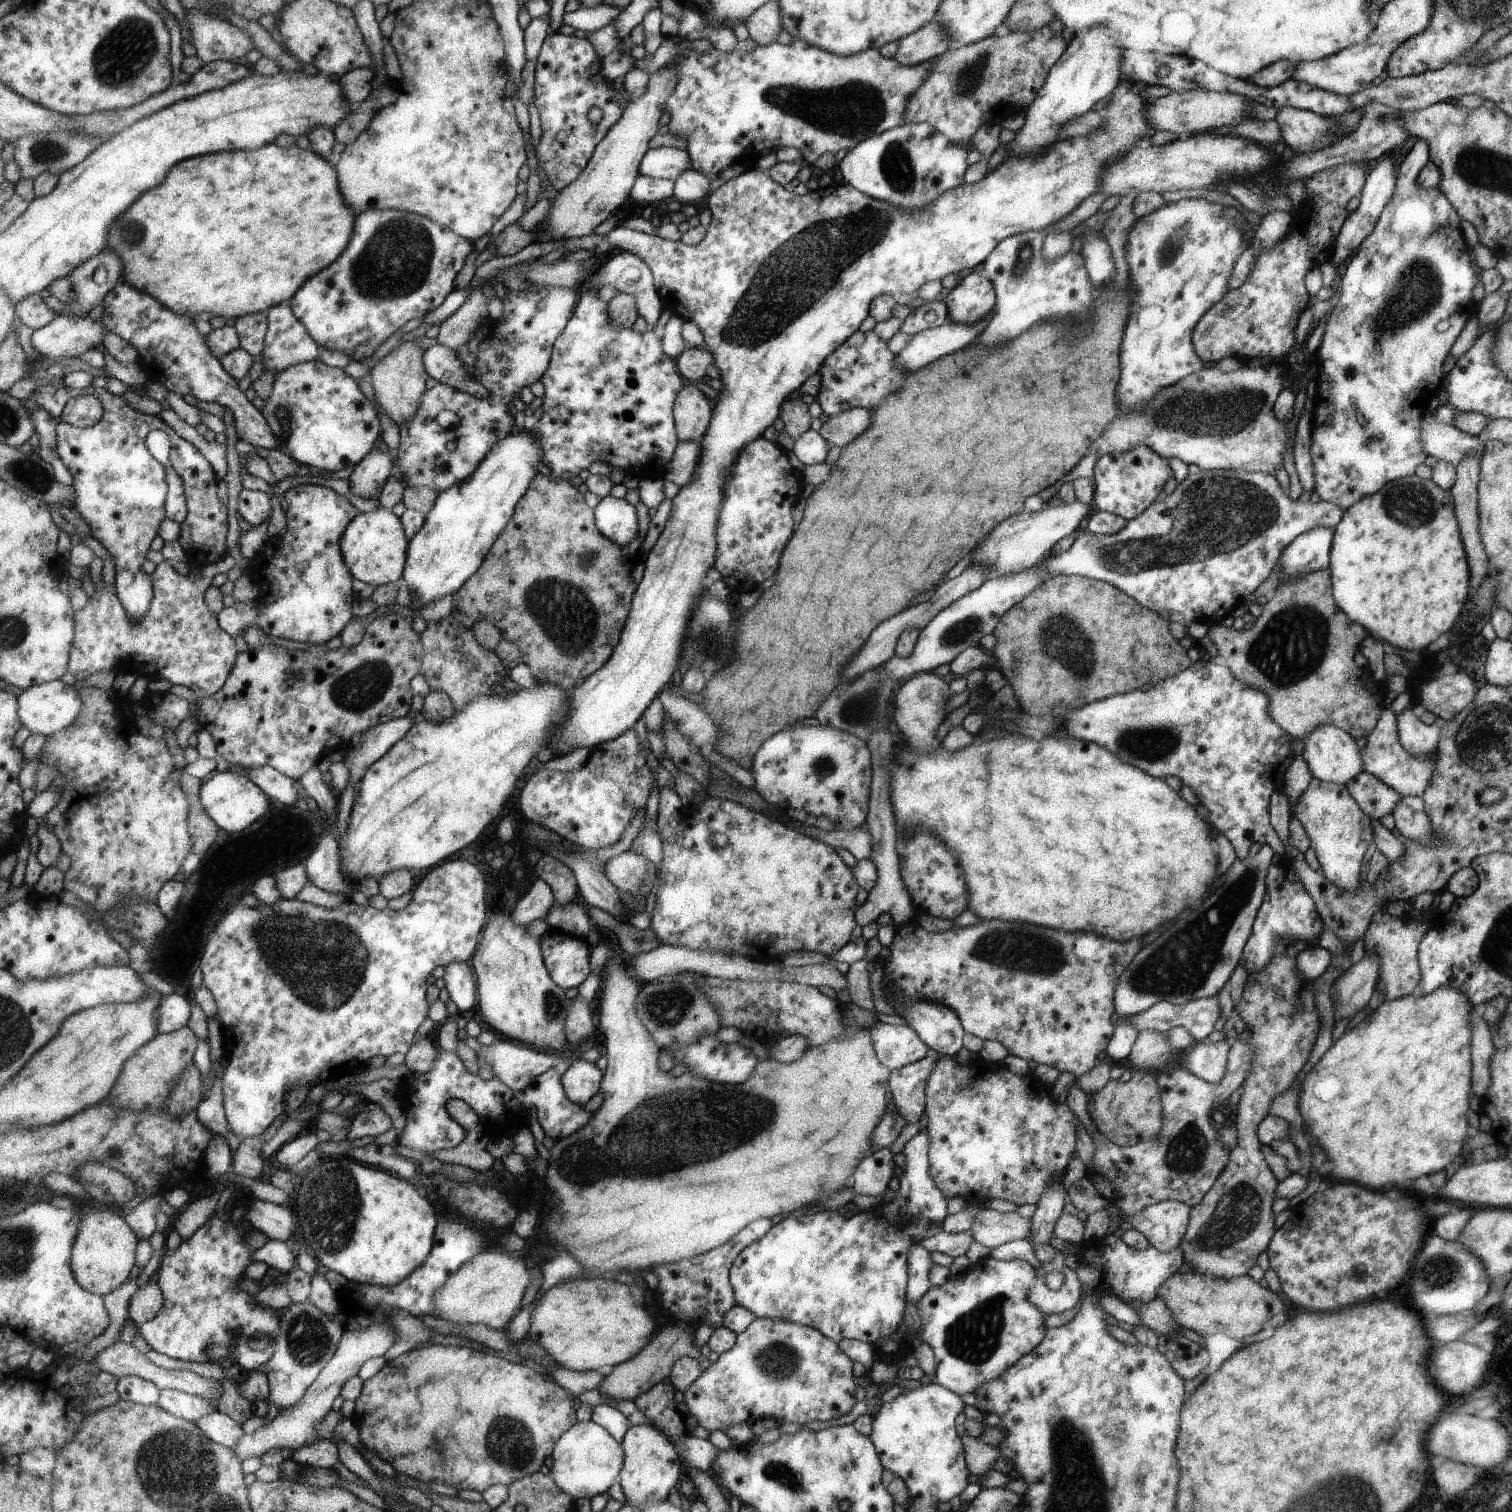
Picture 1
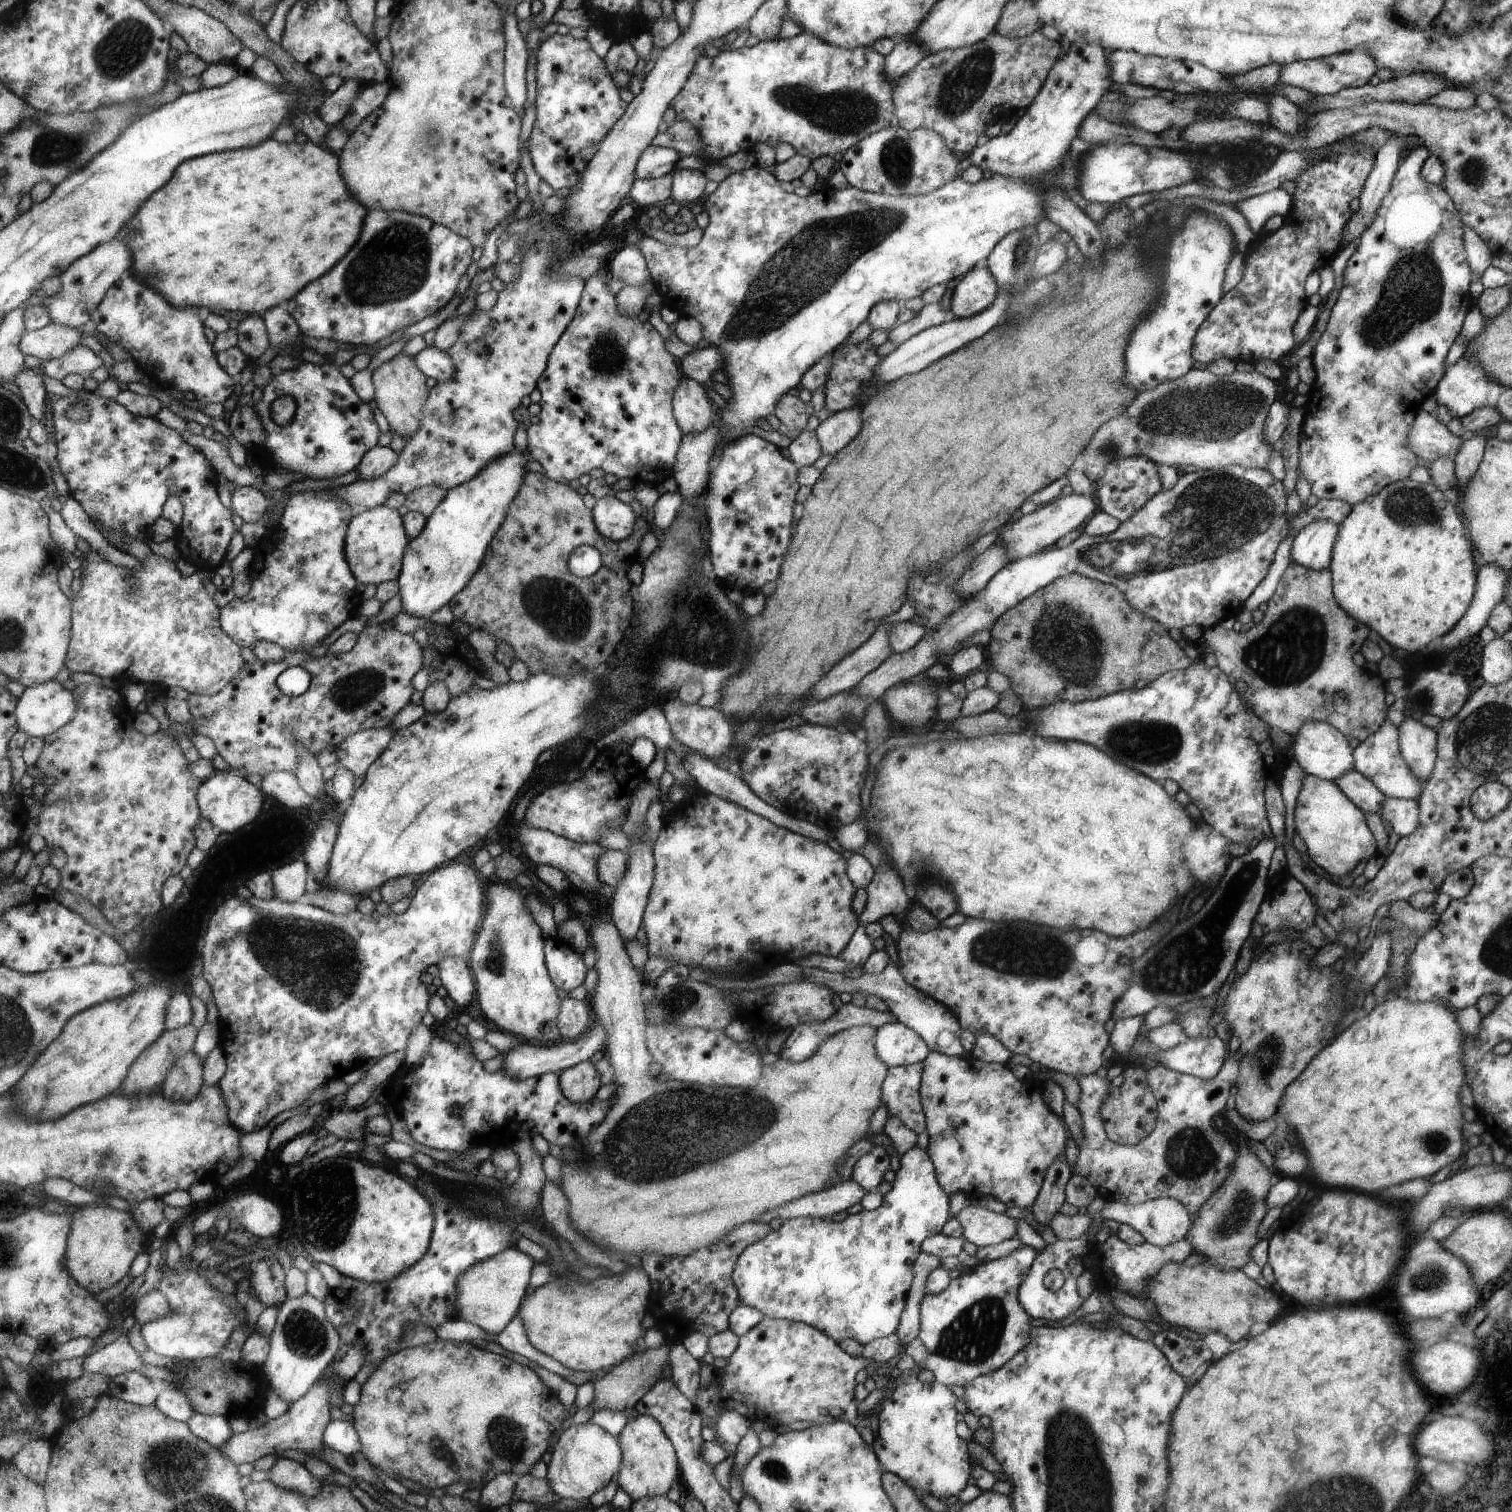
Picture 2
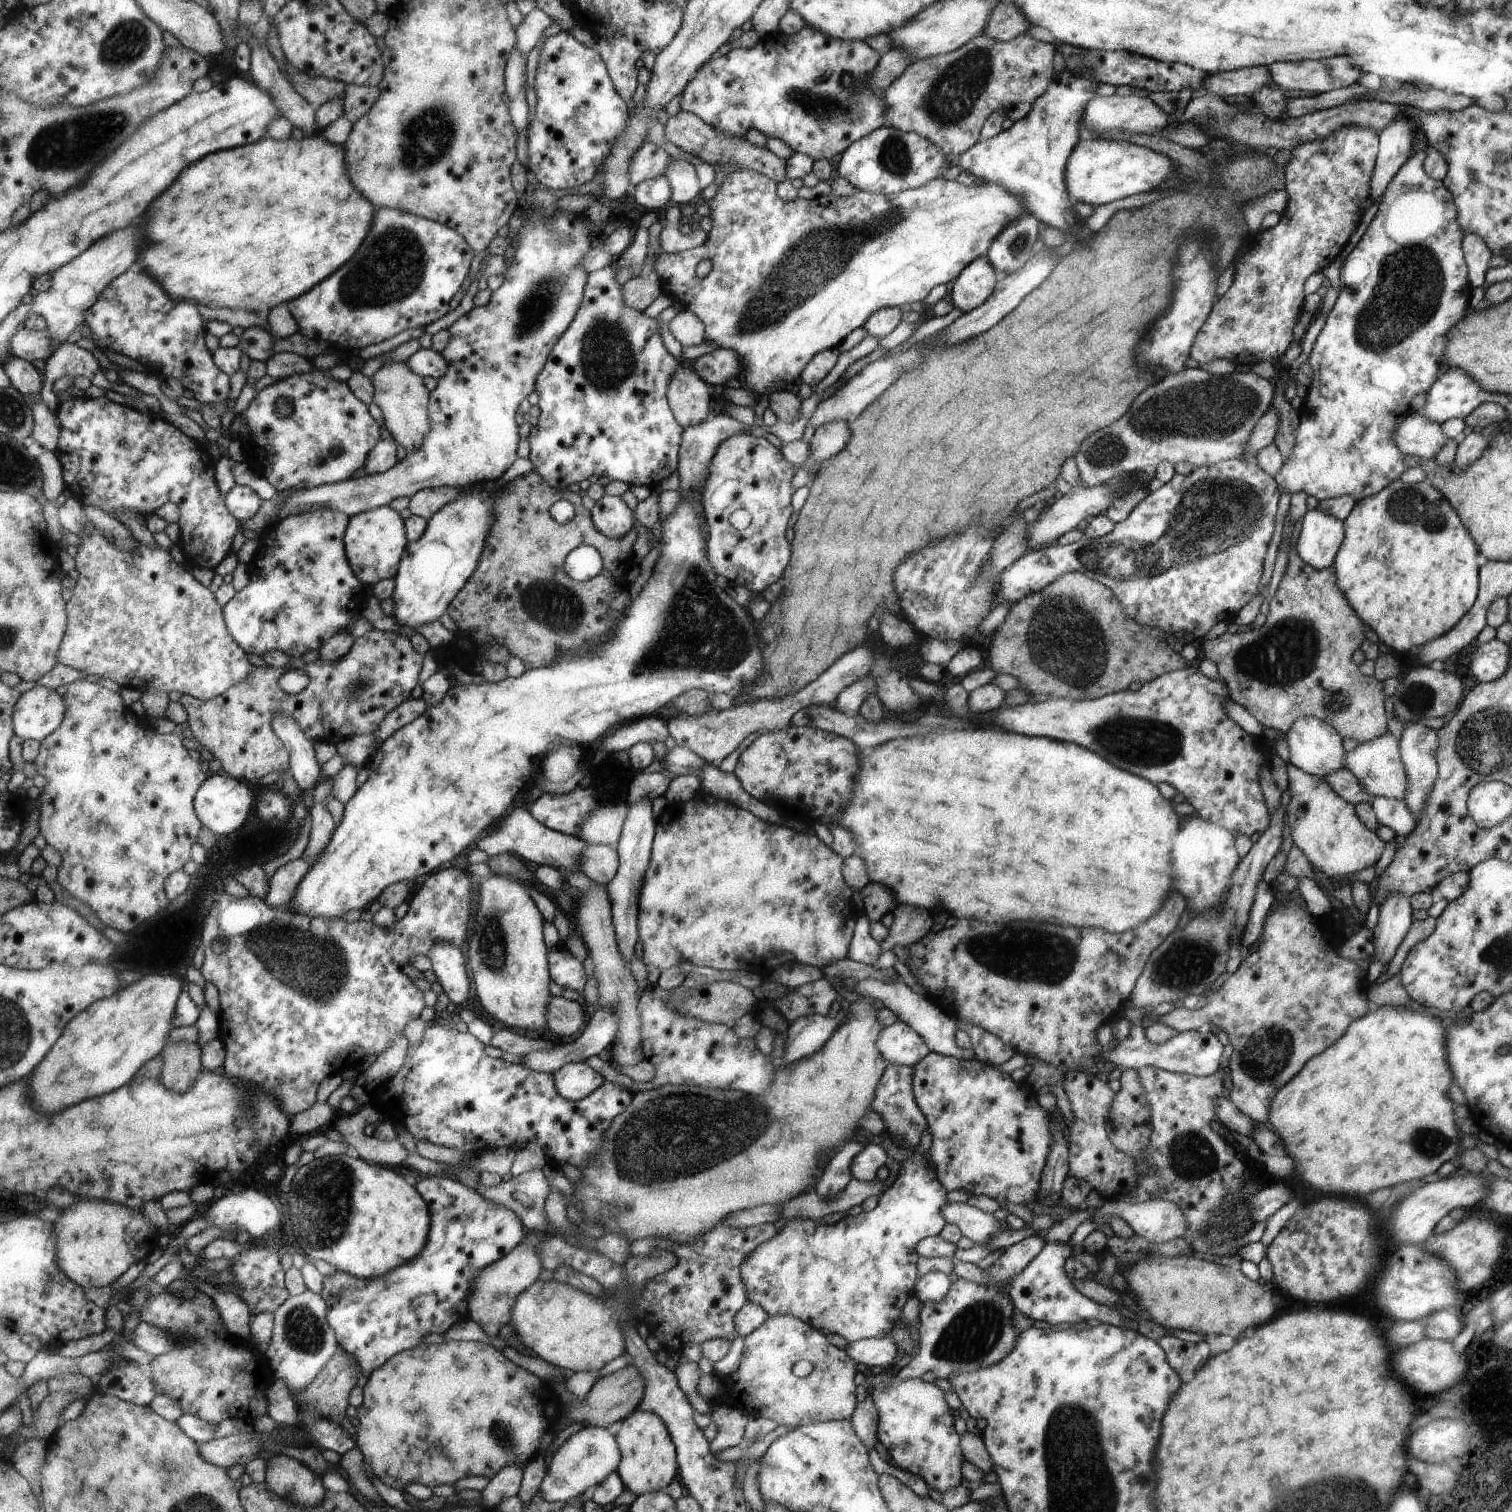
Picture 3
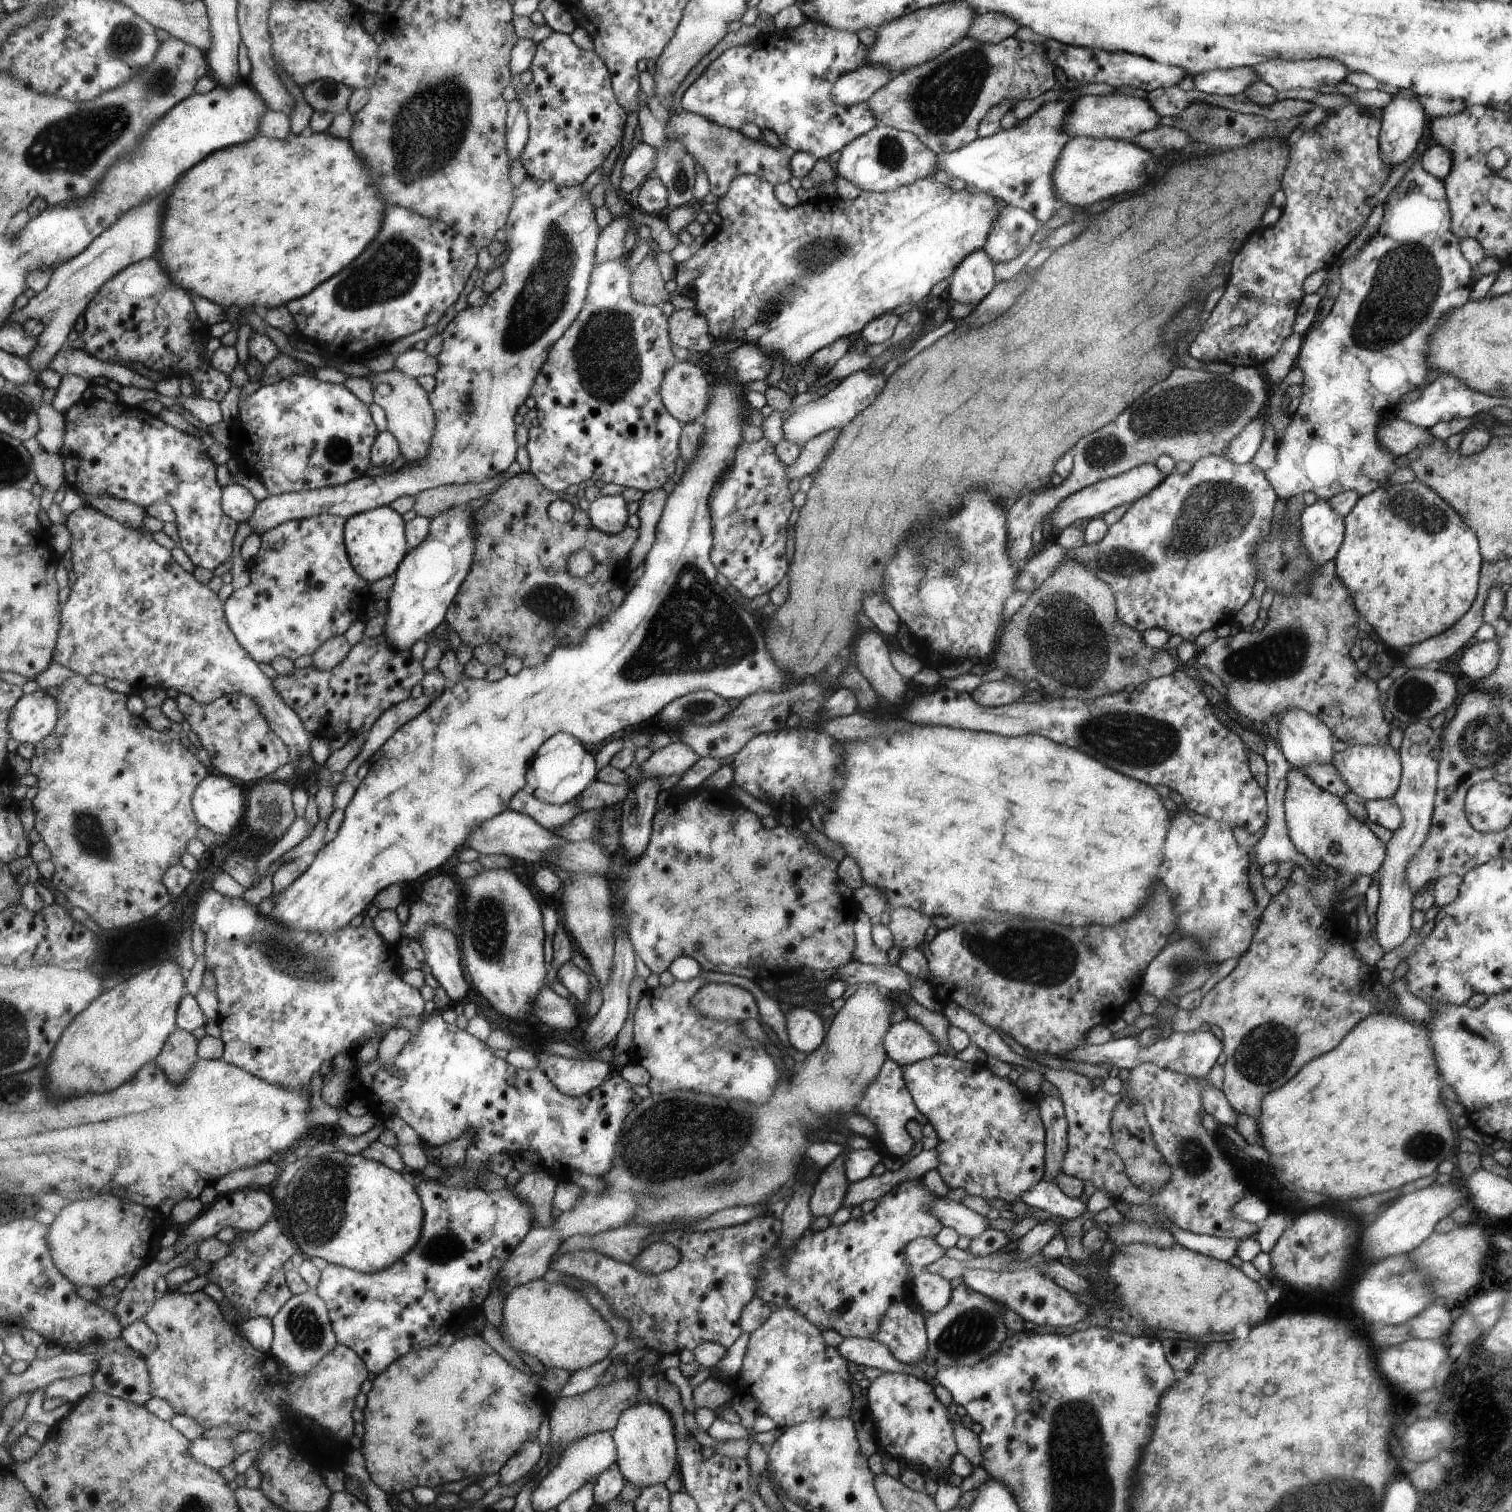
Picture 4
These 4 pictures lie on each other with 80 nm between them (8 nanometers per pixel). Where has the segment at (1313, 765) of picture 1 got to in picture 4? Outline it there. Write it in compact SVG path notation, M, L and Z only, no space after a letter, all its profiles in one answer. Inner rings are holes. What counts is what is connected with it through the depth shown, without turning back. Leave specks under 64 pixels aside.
M1292 708L1277 719L1279 737L1277 746L1291 766L1299 768L1308 764L1326 765L1332 760L1334 751L1331 746L1336 741L1336 737L1328 725L1319 720L1318 716L1298 708Z

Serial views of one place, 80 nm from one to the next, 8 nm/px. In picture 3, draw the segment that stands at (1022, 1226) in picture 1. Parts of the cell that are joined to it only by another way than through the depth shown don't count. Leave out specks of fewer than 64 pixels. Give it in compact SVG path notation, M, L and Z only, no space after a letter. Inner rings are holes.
M949 1203L943 1208L946 1223L954 1224L960 1232L960 1236L969 1238L975 1245L985 1243L995 1233L1007 1229L1002 1227L1000 1221L993 1217L993 1213L987 1213L967 1205L967 1203Z

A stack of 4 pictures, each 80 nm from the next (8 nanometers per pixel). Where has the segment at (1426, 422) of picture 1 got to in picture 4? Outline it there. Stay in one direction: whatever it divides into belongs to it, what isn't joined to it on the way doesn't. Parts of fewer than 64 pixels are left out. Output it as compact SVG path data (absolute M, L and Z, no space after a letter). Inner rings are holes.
M1391 416L1377 432L1377 442L1393 456L1406 455L1411 449L1423 449L1432 441L1428 429Z

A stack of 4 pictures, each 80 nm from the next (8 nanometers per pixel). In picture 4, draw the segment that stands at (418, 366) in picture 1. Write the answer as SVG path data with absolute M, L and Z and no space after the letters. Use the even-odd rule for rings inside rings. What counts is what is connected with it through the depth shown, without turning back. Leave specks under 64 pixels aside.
M395 368L376 373L371 381L374 386L375 403L385 411L387 430L399 439L402 455L406 456L408 463L413 464L426 459L437 424L436 412L434 406L431 406L427 390L415 377L407 376Z

